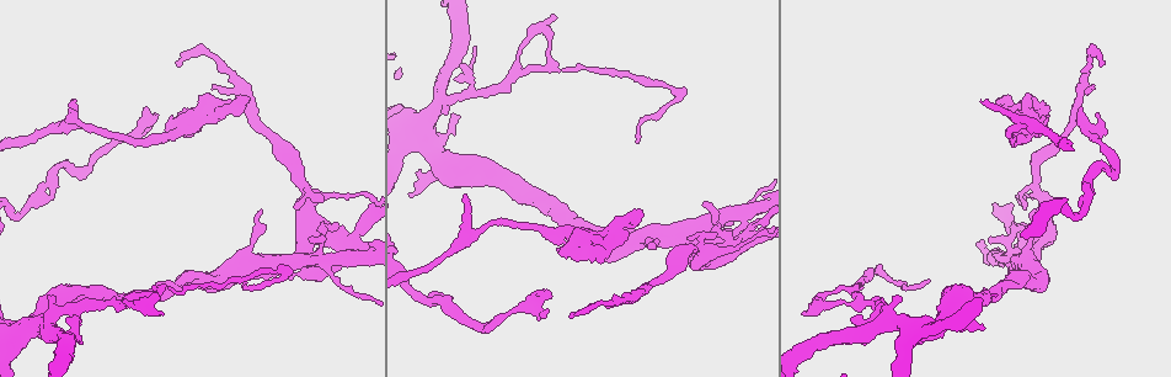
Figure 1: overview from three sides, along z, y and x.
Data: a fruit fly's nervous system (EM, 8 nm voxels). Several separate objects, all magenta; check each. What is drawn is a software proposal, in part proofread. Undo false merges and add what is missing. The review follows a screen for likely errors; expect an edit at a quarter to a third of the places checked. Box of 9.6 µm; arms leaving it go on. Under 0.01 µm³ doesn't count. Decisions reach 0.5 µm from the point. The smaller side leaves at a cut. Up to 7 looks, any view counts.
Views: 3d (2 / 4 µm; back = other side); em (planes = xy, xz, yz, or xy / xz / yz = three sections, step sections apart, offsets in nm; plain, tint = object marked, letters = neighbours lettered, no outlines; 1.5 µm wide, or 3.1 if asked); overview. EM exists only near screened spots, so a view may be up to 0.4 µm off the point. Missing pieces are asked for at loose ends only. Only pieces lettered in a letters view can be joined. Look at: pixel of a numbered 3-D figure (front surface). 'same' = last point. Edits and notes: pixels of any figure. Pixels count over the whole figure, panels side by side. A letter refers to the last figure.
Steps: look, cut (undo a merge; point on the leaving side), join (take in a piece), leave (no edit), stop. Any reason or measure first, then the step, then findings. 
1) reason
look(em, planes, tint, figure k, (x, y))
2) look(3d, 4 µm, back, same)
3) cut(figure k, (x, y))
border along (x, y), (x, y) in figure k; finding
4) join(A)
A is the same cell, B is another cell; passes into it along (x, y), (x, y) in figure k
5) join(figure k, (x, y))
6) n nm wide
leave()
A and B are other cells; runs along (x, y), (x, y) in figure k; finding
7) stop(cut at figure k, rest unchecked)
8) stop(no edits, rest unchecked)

sharp bend
look(em, planes, tint, figure 1, (409, 291))

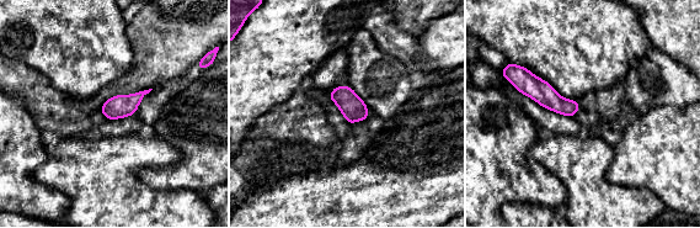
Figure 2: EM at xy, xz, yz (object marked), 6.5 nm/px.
what lies round it
look(em, planes, letters, same)

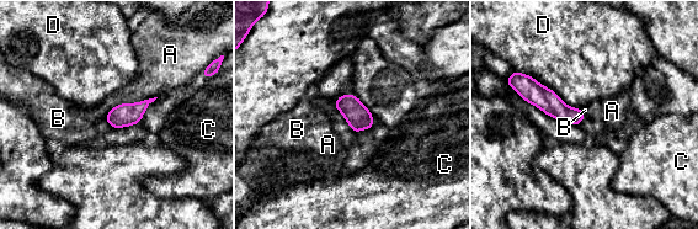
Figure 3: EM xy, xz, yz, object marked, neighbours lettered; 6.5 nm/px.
D touches over 480 nm
leave()
A, B, C and D are other cells; border along (108, 112), (104, 117) in figure 3; all the same neuron

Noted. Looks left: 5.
arms part here
look(3d, 2 µm, figure 1, (580, 238))

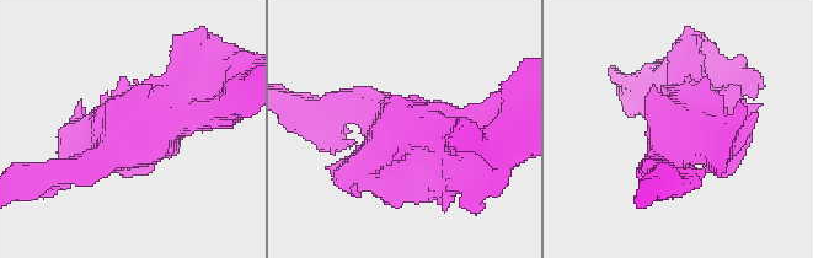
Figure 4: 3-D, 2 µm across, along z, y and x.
look(em, planes, letters, figure 4, (395, 130))

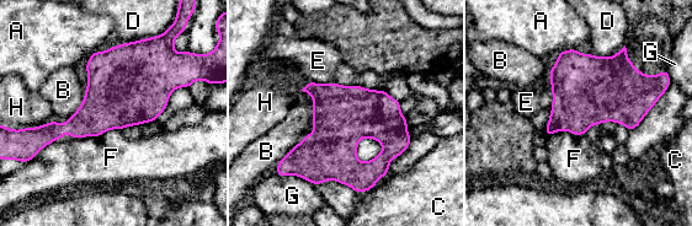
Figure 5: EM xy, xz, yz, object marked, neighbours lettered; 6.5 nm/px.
leave()
A, B, C, D, E, F, G and H are other cells; border along (85, 91), (64, 123), (53, 120) in figure 5; continuous, no second neuron

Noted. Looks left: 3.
free end
look(em, planes, letters, figure 1, (249, 100))

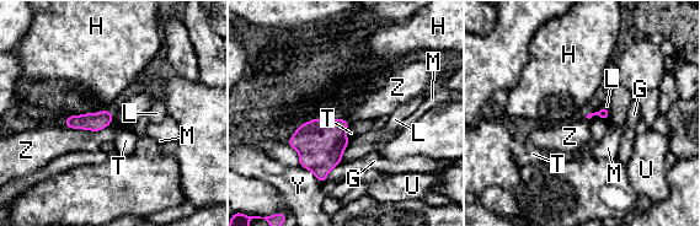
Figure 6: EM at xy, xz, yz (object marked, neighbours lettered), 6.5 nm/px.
leave()
G, H, L, M, T, U, Y and Z are other cells; border along (112, 118), (99, 130), (65, 125) in figure 6; no lettered piece goes on from it

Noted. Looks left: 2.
stop(no edits, rest unchecked)

